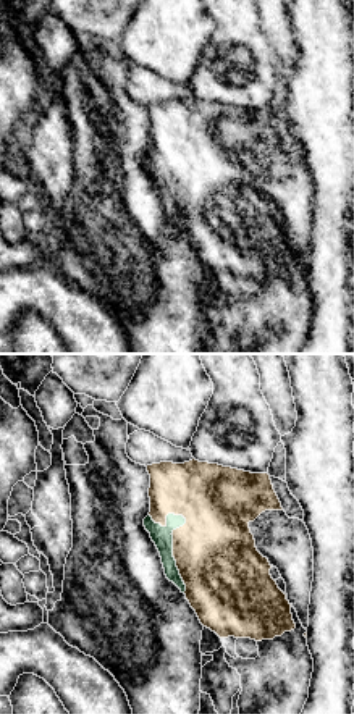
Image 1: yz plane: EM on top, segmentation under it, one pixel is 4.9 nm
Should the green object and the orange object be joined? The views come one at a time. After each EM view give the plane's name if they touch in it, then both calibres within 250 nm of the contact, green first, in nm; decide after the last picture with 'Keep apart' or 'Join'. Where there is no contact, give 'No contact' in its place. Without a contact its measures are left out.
Touches green in yz. Thickness 100 nm (green) against 400 nm

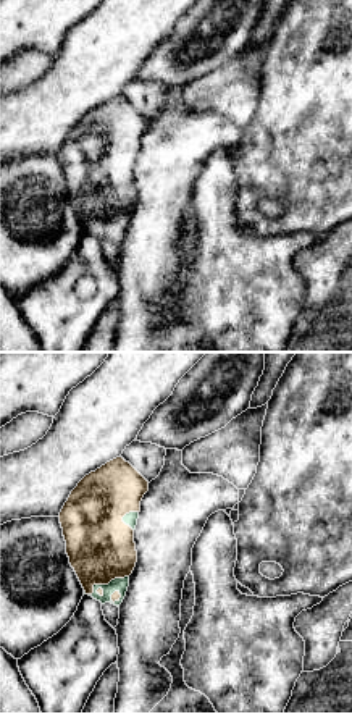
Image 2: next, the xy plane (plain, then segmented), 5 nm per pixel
Touches green in xy. Thickness 70 nm (green) against 340 nm

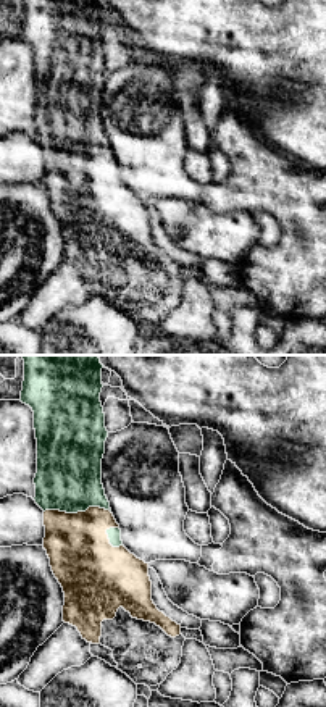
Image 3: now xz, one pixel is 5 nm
Touches green in xz. Thickness 320 nm (green) against 320 nm

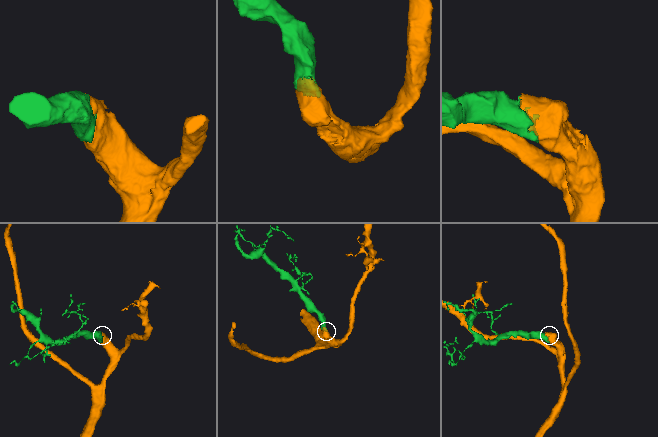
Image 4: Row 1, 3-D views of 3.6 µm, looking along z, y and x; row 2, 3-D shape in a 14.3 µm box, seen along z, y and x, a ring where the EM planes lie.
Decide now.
Join

